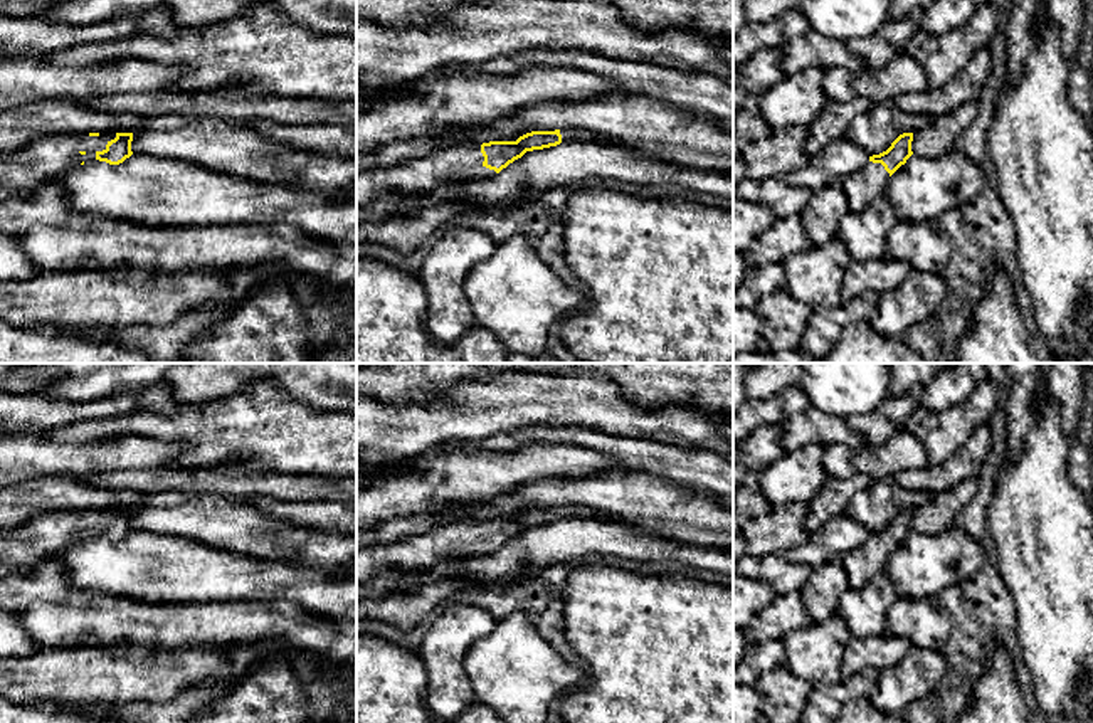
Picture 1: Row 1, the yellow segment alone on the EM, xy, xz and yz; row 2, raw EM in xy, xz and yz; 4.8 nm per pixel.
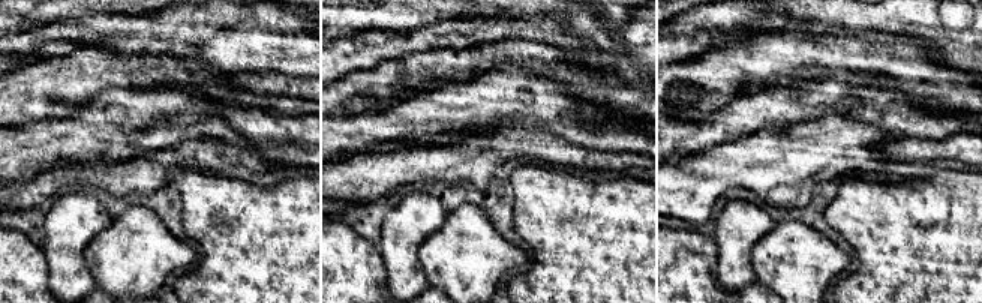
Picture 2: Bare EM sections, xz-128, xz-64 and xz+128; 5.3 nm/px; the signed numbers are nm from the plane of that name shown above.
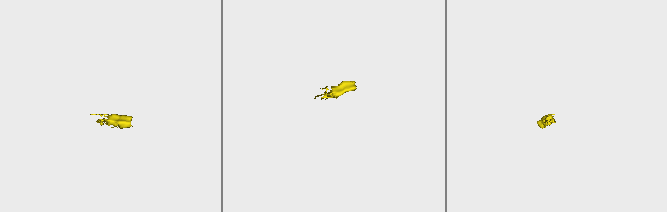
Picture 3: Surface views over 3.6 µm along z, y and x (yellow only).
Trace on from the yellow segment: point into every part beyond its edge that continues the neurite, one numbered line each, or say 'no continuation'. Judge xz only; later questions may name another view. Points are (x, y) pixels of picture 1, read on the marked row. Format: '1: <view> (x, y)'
1: xz (569, 133)
2: xz (461, 162)

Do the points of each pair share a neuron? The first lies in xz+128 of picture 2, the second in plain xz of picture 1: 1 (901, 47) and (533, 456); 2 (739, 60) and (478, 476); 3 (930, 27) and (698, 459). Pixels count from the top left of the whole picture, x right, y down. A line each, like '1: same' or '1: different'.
1: same
2: same
3: different

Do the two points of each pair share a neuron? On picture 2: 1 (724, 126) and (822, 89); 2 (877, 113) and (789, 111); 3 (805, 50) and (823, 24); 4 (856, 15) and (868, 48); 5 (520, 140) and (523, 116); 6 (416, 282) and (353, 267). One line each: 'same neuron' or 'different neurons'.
1: same neuron
2: same neuron
3: different neurons
4: different neurons
5: different neurons
6: different neurons

